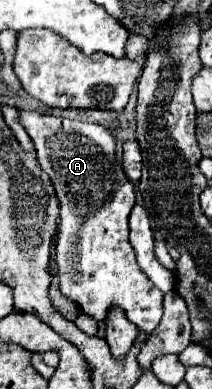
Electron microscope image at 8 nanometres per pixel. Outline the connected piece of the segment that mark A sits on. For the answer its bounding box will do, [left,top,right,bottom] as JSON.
[20,111,164,335]

